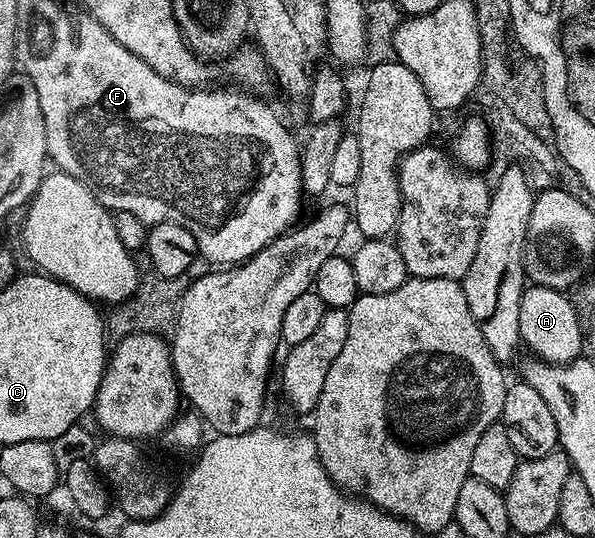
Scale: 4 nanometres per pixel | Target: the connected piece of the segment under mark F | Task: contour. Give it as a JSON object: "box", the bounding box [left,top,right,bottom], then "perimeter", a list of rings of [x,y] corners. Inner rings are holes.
{"box":[16,17,302,265],"perimeter":[[[83,17],[74,24],[76,39],[68,39],[68,29],[58,29],[53,32],[53,39],[43,51],[33,51],[32,41],[27,30],[17,32],[16,53],[20,55],[22,71],[29,75],[38,89],[39,104],[42,105],[42,115],[45,117],[46,143],[48,159],[70,177],[82,181],[93,193],[96,199],[109,211],[115,213],[125,211],[134,213],[146,224],[177,223],[190,233],[194,233],[194,241],[198,245],[200,255],[208,258],[212,265],[239,265],[251,255],[257,255],[267,243],[273,243],[279,235],[285,234],[301,218],[300,199],[302,200],[302,173],[300,172],[300,147],[298,139],[288,132],[288,127],[276,116],[276,111],[268,103],[255,99],[255,94],[244,89],[227,91],[224,87],[216,87],[208,91],[207,86],[183,87],[181,83],[173,83],[171,79],[159,75],[142,61],[142,57],[134,57],[126,45],[118,45],[101,23],[91,17]]]}

